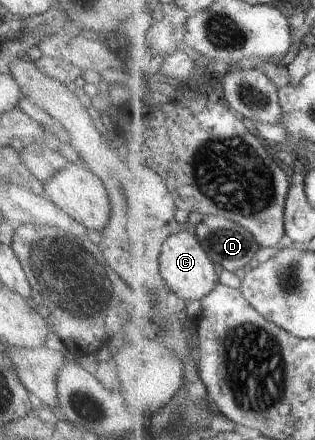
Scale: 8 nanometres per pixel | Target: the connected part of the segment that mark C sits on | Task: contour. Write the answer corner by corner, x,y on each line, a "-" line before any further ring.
182,230
167,237
163,243
159,260
162,277
169,288
183,300
201,300
218,285
214,262
210,259
209,252
206,251
195,232

